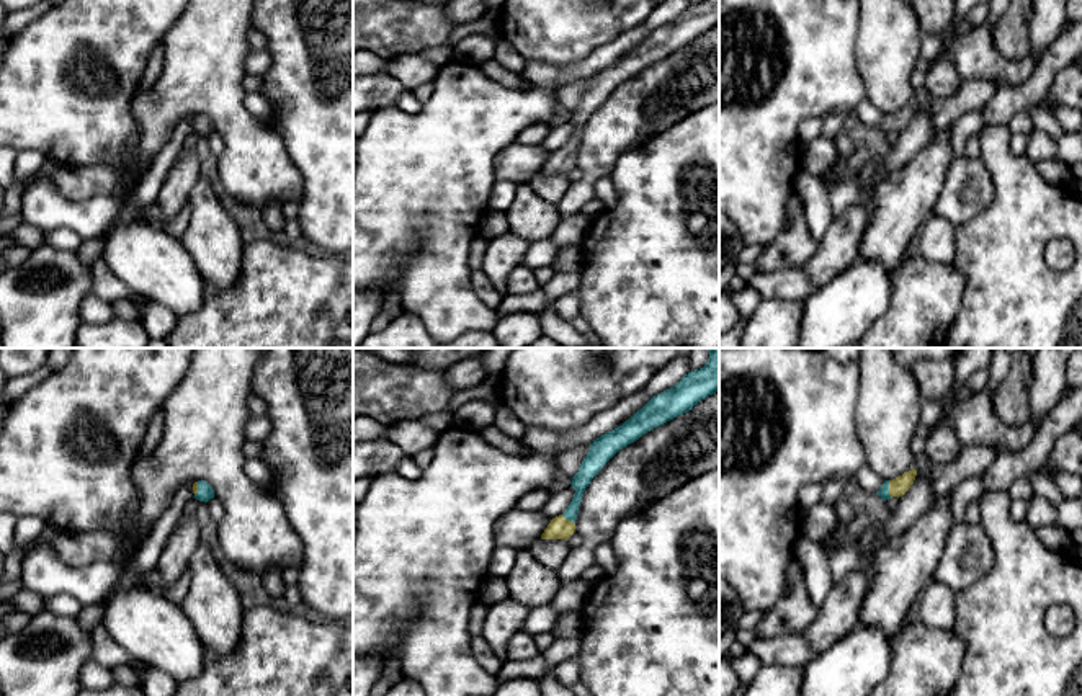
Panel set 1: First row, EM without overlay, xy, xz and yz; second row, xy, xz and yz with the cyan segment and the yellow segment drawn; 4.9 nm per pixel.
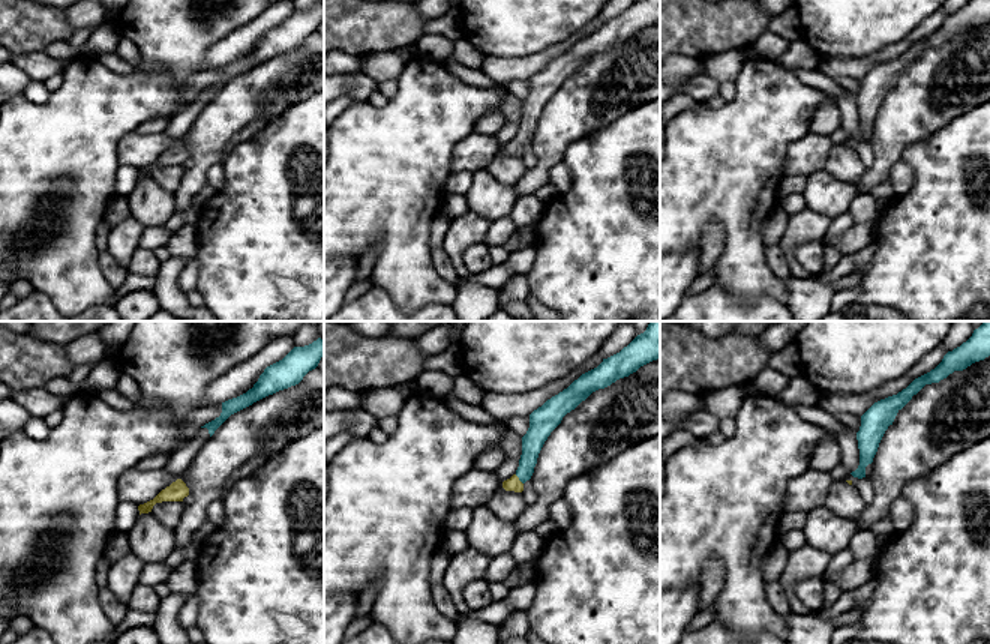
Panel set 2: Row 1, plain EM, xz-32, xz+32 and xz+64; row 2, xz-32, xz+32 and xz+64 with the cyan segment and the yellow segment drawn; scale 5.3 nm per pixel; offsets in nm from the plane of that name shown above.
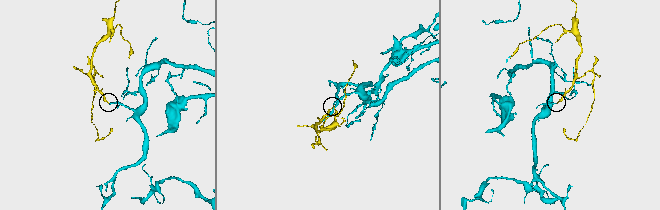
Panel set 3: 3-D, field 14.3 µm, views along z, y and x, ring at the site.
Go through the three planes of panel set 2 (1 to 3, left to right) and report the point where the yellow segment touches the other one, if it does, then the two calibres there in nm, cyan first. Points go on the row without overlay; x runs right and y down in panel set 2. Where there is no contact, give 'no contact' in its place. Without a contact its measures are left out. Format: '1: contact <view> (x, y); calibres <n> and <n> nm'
1: no contact
2: contact xz+32 (519, 143); calibres 120 and 80 nm
3: no contact

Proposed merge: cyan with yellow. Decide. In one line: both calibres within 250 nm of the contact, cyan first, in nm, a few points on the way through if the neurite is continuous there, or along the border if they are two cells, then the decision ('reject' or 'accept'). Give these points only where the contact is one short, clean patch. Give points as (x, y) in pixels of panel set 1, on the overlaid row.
50/90 nm | across yz (883, 492), (888, 489), (899, 486) | accept

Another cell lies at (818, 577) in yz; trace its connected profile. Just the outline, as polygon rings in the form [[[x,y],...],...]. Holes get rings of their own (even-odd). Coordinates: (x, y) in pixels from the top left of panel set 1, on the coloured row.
[[[799,534],[794,542],[794,554],[804,569],[804,582],[811,603],[819,609],[834,588],[834,580],[829,567],[825,549],[819,542],[812,542]]]

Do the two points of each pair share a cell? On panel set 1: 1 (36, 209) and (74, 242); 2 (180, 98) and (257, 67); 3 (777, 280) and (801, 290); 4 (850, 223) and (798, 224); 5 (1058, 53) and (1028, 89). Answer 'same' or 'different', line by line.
1: different
2: different
3: same
4: different
5: same

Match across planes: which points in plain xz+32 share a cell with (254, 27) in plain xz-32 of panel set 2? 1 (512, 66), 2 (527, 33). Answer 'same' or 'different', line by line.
1: same
2: different

